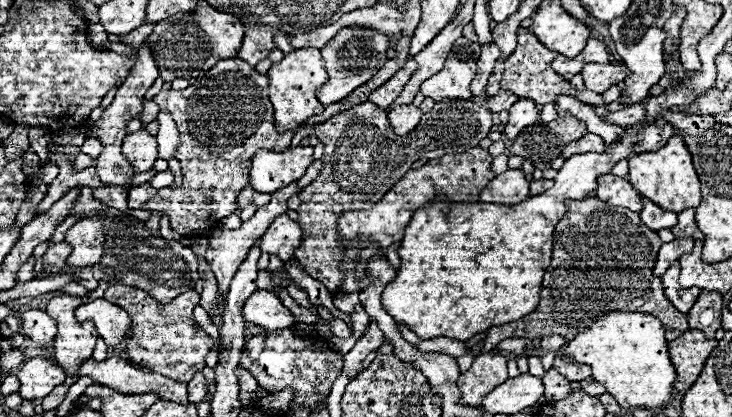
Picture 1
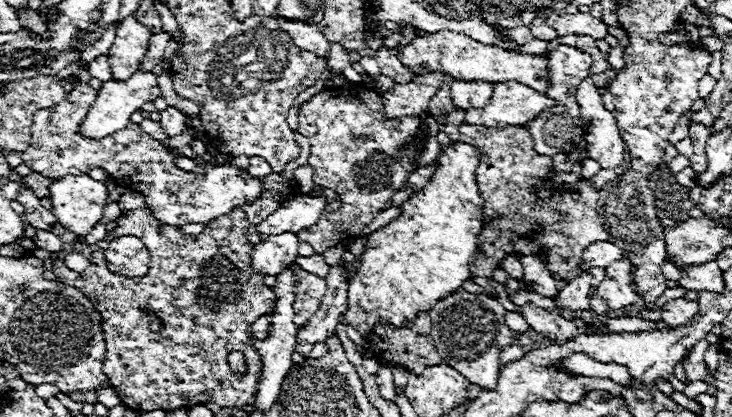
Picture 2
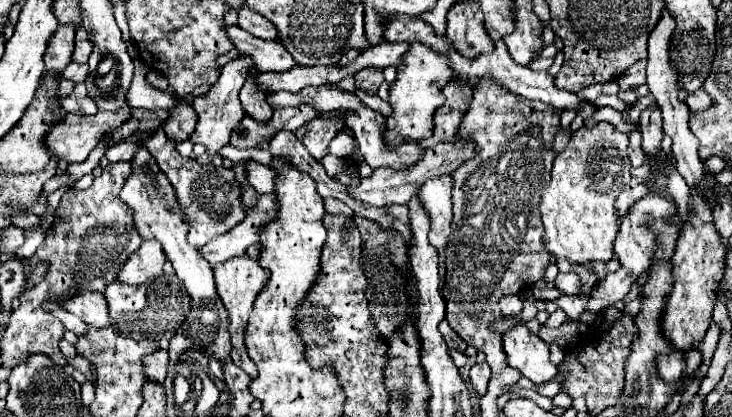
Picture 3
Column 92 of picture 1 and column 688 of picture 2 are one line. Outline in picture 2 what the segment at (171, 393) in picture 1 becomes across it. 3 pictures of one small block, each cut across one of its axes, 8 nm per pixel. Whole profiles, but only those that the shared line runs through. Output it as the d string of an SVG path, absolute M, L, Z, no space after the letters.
M700 340L696 344L696 348L692 348L692 354L690 358L684 362L684 370L686 370L686 378L690 382L696 382L696 380L708 380L710 378L710 372L708 372L708 366L704 362L704 352L708 350L708 342L706 340Z

